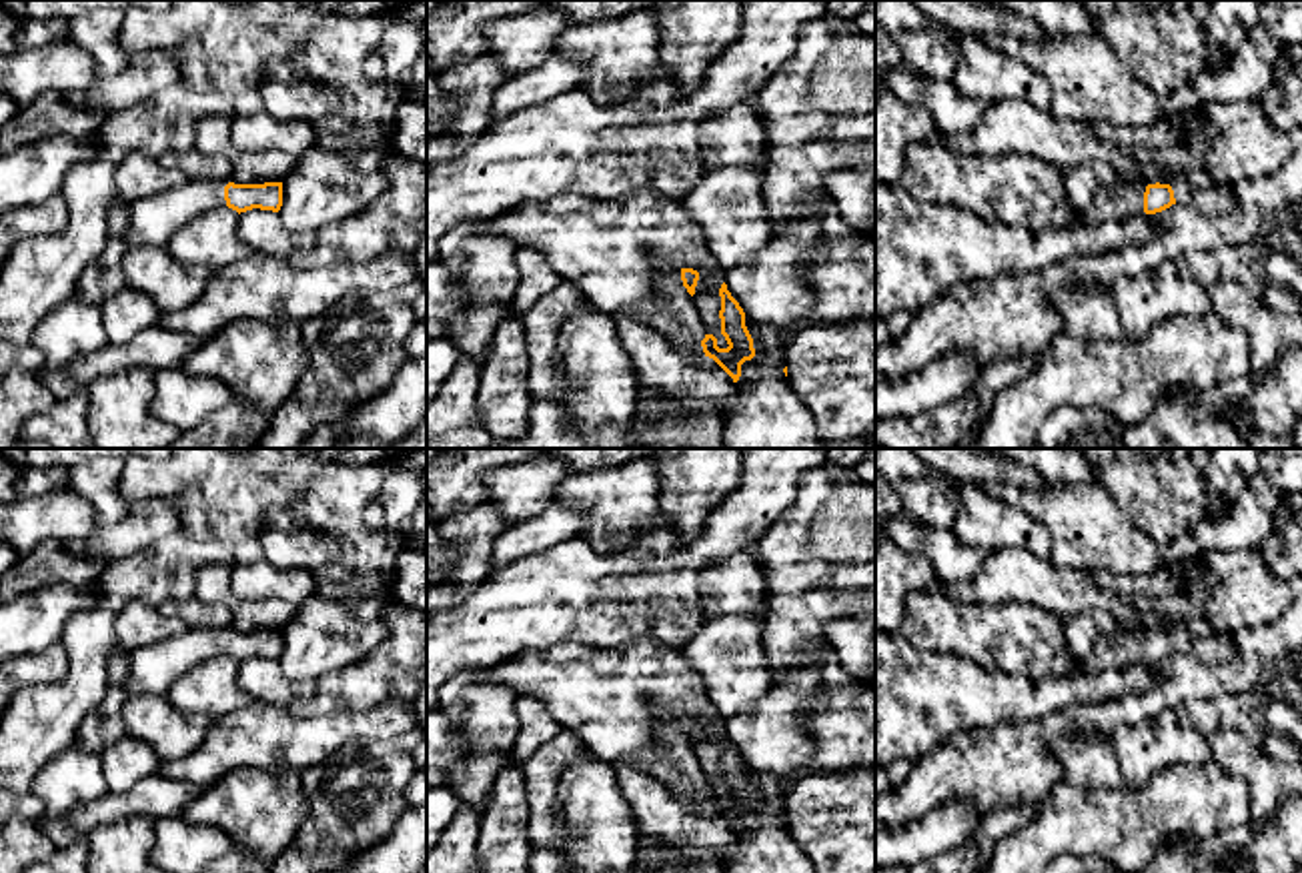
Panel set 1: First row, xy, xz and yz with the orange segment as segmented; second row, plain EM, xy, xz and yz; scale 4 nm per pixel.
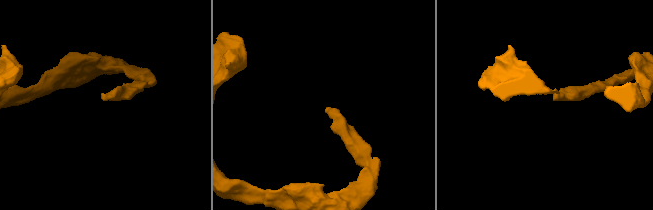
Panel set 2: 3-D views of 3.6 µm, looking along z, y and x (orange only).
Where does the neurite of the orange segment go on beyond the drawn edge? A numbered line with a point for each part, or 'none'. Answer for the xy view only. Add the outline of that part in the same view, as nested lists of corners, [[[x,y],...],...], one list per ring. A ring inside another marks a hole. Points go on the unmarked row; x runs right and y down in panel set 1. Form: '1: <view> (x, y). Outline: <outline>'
1: xy (153, 669). Outline: [[[186,629],[182,635],[128,651],[124,697],[168,693],[188,669],[226,655],[224,633],[216,629]]]

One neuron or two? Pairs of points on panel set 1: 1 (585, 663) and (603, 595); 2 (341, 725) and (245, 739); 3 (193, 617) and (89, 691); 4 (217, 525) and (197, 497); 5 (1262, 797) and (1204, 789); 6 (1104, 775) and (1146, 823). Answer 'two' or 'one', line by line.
1: two
2: one
3: two
4: one
5: two
6: two

